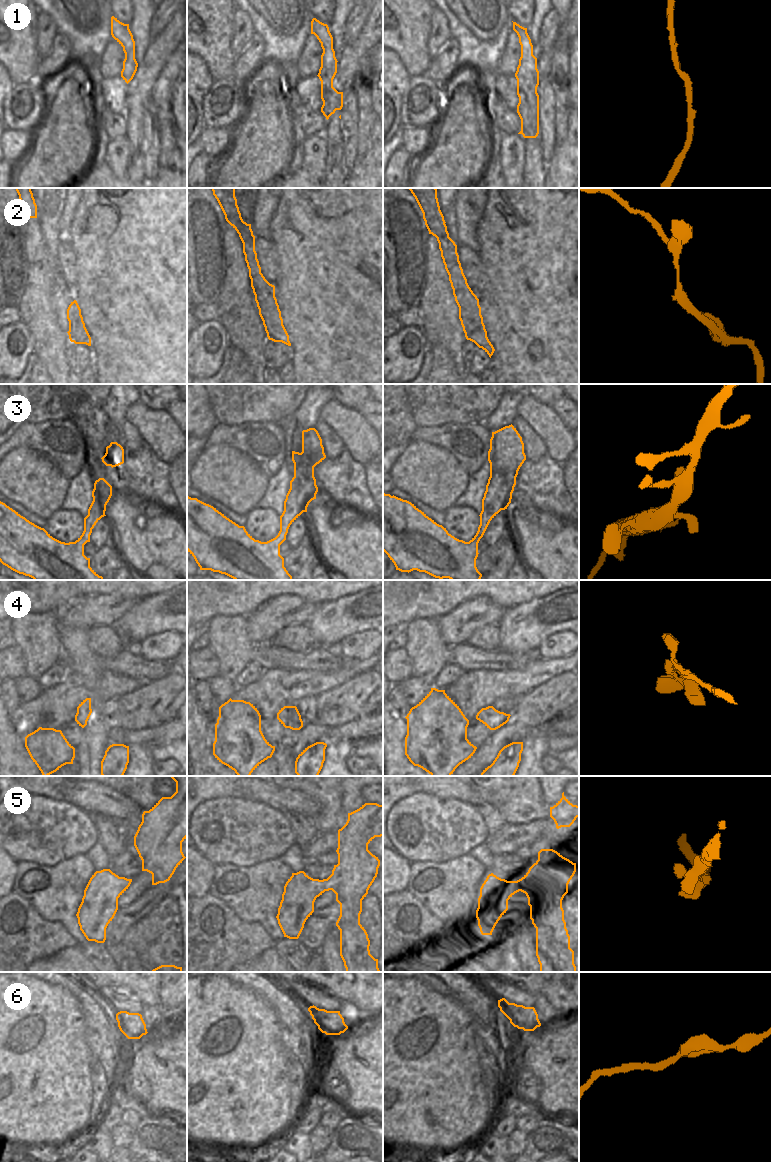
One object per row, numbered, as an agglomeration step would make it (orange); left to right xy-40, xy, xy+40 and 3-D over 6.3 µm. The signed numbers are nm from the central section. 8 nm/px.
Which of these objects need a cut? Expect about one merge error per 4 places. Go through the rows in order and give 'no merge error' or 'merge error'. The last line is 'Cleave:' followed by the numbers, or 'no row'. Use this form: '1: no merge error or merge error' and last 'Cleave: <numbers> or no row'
1: no merge error
2: no merge error
3: no merge error
4: no merge error
5: no merge error
6: no merge error
Cleave: no row

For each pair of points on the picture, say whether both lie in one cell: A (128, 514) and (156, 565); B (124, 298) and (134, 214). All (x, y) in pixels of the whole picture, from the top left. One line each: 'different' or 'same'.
A: same
B: same

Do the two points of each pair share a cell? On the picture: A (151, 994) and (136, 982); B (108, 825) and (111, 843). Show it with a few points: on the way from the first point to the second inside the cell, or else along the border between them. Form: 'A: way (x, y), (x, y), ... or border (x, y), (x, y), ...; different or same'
A: way (147, 990), (140, 983); same
B: way (108, 829), (111, 839); same

